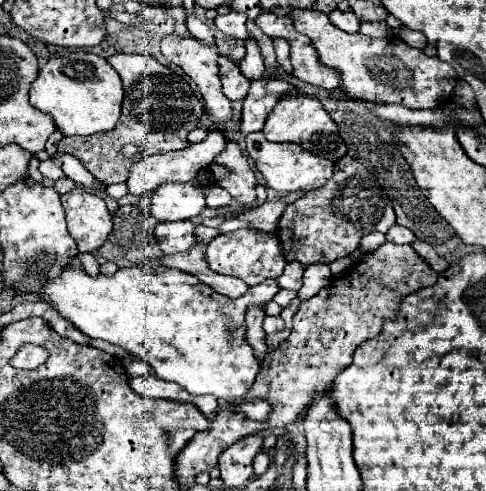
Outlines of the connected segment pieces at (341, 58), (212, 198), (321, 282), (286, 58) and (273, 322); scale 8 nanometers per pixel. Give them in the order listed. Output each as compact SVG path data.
M294 9L290 13L296 31L310 37L318 49L320 61L342 71L342 89L354 97L372 103L398 103L410 109L436 109L446 99L446 79L456 79L456 71L440 61L428 57L424 51L406 45L398 37L372 39L362 33L346 33L336 29L328 15L312 9Z
M218 185L216 187L206 187L204 195L206 195L208 207L220 207L220 205L228 205L232 201L230 193L224 187L218 187Z
M321 263L308 265L304 271L304 285L298 291L298 299L306 301L306 299L314 297L324 285L330 283L330 277L332 277L332 273L329 265Z
M274 39L274 49L276 49L276 57L280 67L292 75L292 63L290 63L290 45L286 39Z
M278 315L278 317L266 317L264 319L264 331L270 335L270 333L278 333L278 331L282 331L284 329L284 321L282 321L282 317Z

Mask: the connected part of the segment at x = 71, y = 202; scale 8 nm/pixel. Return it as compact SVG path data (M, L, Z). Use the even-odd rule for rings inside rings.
M74 187L62 195L62 207L66 211L68 233L78 243L78 253L94 253L102 247L112 231L112 215L102 197Z

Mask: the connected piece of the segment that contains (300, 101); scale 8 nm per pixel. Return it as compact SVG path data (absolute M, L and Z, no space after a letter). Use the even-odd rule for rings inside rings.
M292 95L292 97L278 101L278 105L270 111L262 133L268 141L300 143L306 151L318 153L320 157L326 157L326 159L332 159L332 161L338 161L342 155L346 155L346 145L344 145L344 141L338 133L336 123L330 119L330 115L326 113L326 109L322 107L322 103L316 97Z

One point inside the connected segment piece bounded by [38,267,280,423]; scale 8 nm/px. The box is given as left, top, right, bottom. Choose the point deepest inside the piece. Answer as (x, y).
(191, 335)

